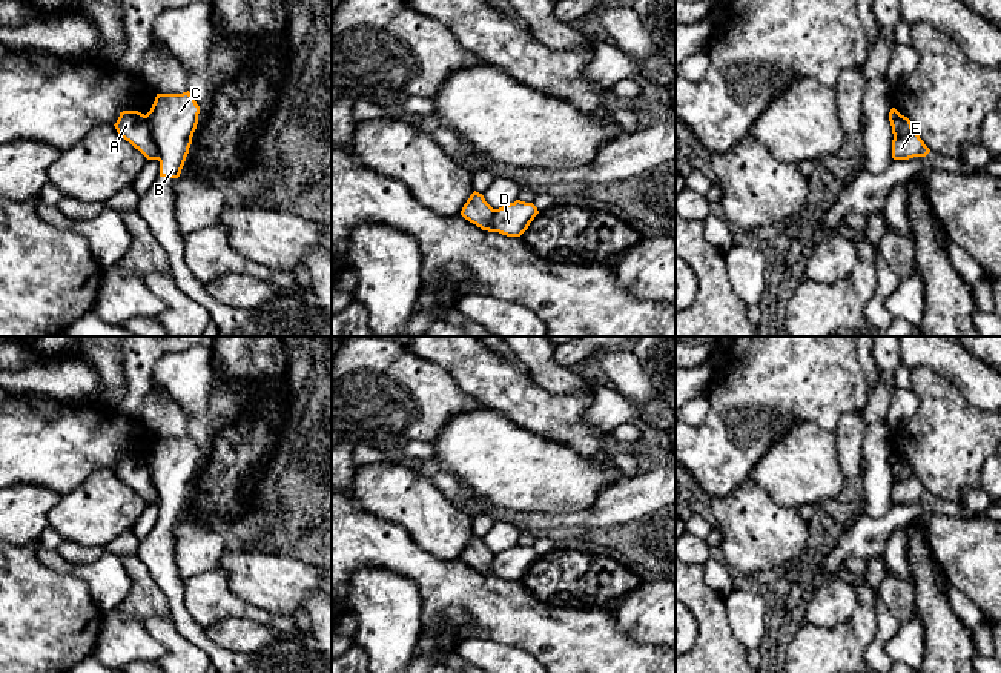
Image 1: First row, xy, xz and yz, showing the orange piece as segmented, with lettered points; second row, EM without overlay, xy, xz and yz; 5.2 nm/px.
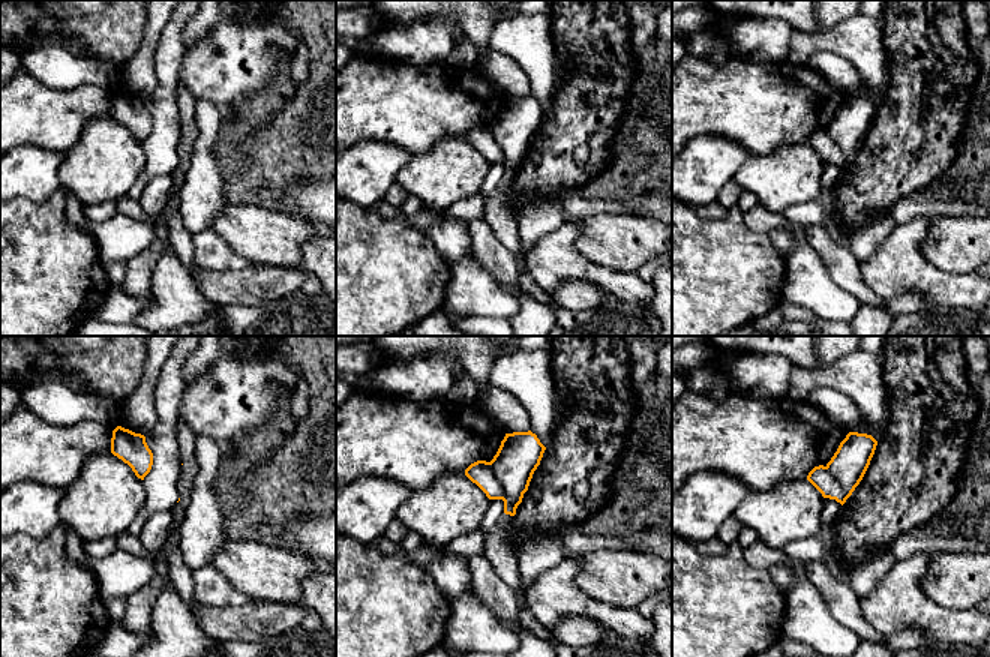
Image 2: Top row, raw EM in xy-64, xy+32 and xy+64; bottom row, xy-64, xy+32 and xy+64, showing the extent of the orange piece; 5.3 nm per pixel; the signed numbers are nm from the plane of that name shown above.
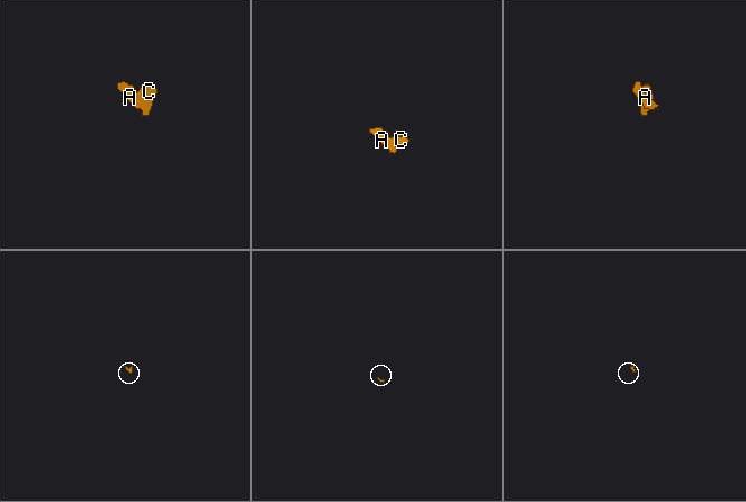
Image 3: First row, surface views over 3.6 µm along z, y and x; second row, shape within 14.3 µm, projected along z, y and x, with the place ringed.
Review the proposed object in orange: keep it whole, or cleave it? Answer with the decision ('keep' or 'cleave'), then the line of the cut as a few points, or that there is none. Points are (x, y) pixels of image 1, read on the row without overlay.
cleave; cut in xy along (145, 460), (158, 503)

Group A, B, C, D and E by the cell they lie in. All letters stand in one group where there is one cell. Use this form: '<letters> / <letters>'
A E / B C D

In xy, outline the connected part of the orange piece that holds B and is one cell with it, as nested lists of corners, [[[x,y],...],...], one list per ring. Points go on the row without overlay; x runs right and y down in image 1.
[[[189,435],[157,438],[146,462],[158,492],[160,521],[180,521],[198,469],[198,458],[200,450]]]

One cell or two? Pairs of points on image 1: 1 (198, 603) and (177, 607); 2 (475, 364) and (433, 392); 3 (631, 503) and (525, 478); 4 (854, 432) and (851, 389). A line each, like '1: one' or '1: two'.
1: two
2: two
3: two
4: two

